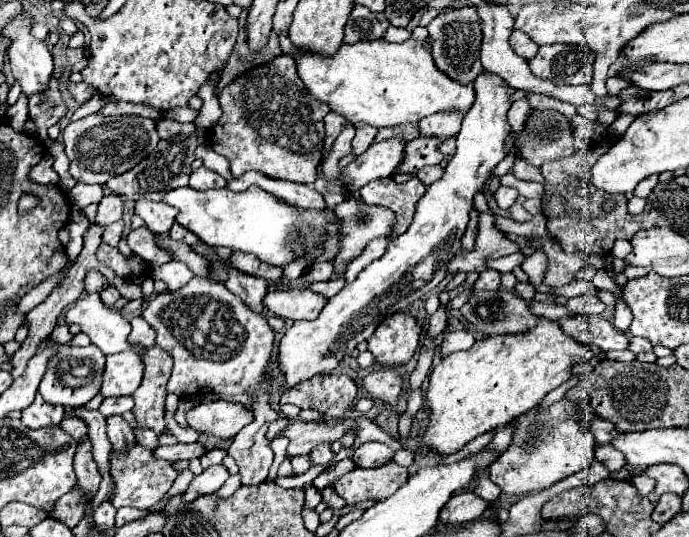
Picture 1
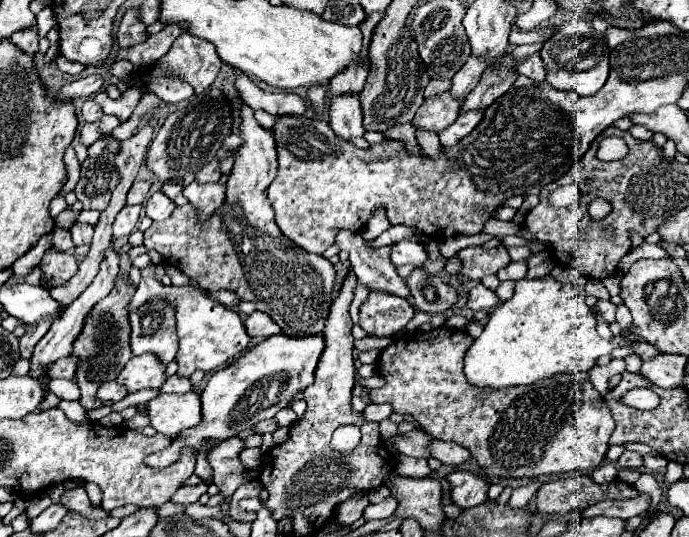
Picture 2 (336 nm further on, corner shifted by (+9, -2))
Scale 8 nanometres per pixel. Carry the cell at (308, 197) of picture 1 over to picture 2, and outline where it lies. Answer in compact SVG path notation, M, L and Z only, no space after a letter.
M338 231L336 243L350 253L350 263L358 281L370 291L388 291L398 297L410 297L404 279L400 279L396 267L390 263L388 247L368 249L360 233L352 231Z

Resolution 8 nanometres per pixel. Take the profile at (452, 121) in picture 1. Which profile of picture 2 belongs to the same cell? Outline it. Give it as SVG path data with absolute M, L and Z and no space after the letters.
M470 55L466 65L454 75L450 93L462 101L464 95L468 95L478 85L480 75L484 73L484 69L486 69L484 63L480 63L480 59L476 59L476 55Z

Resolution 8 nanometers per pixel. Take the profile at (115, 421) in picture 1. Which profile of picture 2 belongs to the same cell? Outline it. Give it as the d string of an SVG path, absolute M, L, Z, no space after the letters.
M118 275L116 277L116 287L100 301L92 311L88 313L88 319L84 319L84 331L80 331L80 339L76 339L76 347L72 347L72 355L80 359L80 369L76 371L76 385L80 387L80 403L84 409L94 409L100 407L102 401L96 399L96 387L100 383L108 381L110 377L116 377L122 369L124 363L132 359L132 349L130 349L130 321L128 321L128 299L136 293L136 287L130 281L130 275Z

